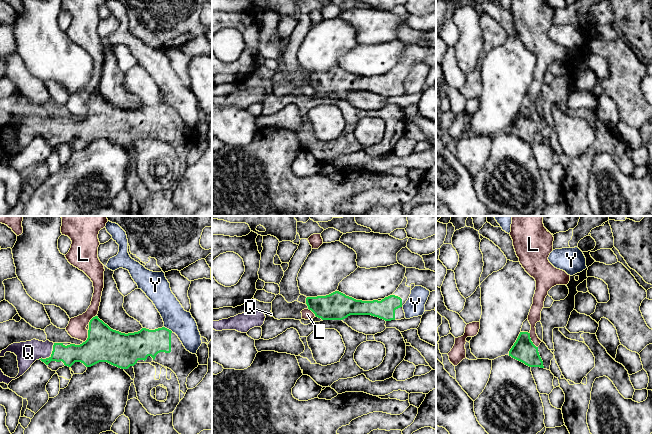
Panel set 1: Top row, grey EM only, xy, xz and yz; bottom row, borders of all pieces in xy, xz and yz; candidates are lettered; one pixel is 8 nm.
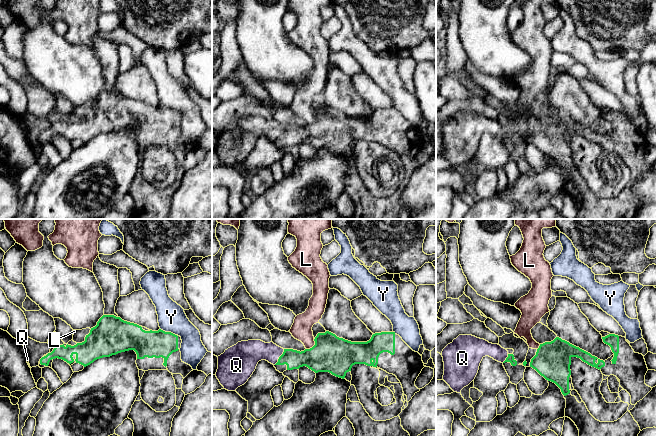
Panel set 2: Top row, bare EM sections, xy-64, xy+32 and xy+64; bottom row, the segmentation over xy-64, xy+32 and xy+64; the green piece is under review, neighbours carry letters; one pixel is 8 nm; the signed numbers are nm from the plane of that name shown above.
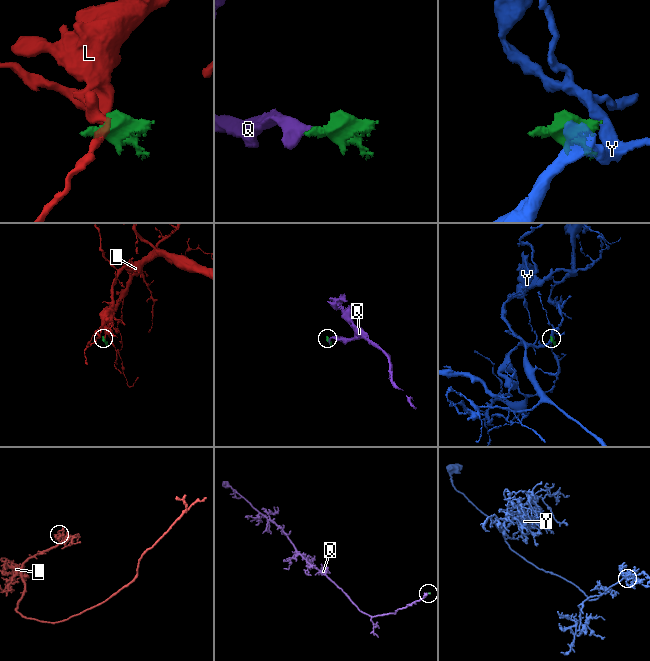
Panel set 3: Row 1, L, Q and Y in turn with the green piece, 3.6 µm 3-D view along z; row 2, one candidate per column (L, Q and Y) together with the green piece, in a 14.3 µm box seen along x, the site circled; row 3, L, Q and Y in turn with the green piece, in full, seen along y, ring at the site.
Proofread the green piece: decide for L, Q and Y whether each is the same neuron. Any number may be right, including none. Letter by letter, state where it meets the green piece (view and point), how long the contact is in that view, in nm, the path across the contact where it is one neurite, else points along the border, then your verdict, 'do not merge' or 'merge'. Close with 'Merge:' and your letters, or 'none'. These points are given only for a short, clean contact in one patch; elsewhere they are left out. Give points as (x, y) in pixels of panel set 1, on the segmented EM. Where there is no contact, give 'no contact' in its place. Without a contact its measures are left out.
L: yz (530, 340) | 140 nm | along yz (529, 333), (530, 340), (537, 347) | do not merge
Q: xy (51, 355) | 190 nm | across xy (72, 353), (51, 355), (28, 352) | merge
Y: xy (168, 329) | 80 nm | along xy (164, 326), (172, 331) | do not merge
Merge: Q

